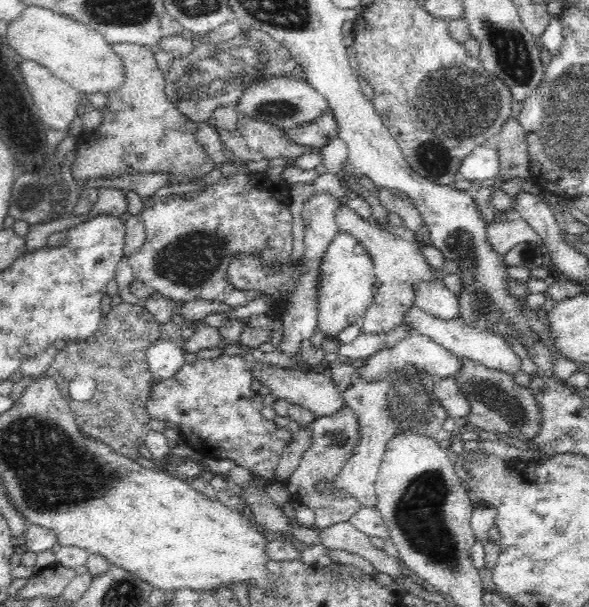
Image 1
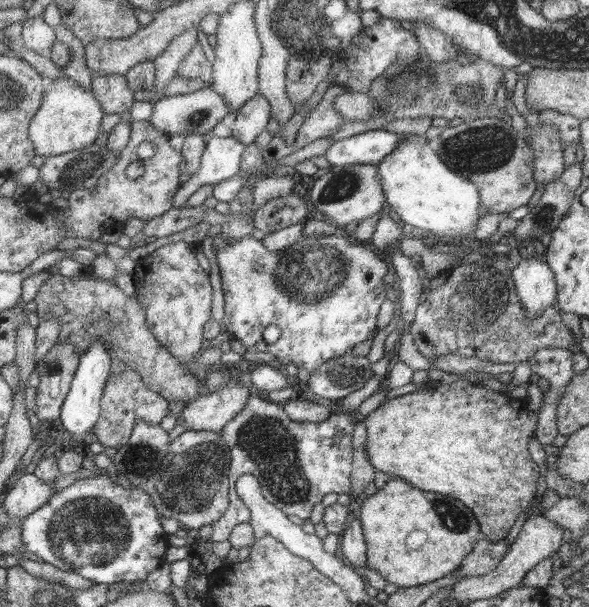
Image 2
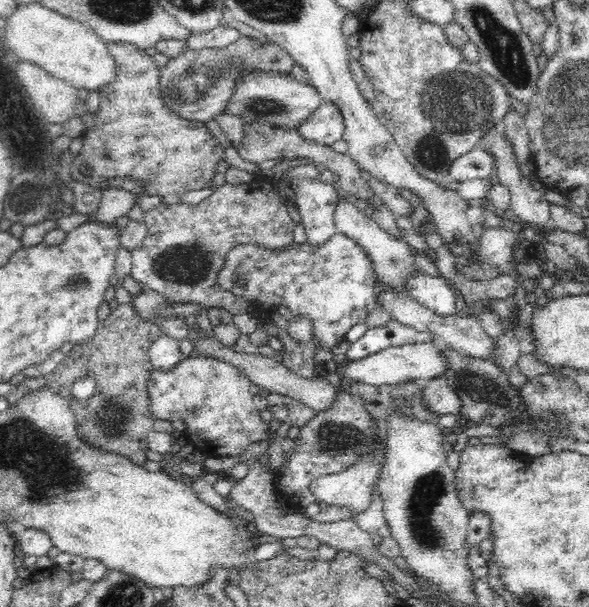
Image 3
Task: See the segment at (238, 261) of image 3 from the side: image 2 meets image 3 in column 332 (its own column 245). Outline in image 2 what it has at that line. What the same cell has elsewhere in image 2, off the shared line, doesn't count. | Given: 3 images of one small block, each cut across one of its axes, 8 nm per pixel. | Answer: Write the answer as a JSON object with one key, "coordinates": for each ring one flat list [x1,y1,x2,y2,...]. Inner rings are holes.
{"coordinates":[[340,231,330,236,302,236,284,250,268,250,265,243,252,235,233,241,217,235,212,237,224,289,222,326,248,351,270,352,282,364,293,362,310,372,331,358,350,353,355,344,379,330,378,318,382,318,382,306,386,306,386,299,393,299,392,285,386,285,386,275,394,270,394,266,390,266,387,254,368,242,355,240,350,233],[270,324,280,329,280,337,273,344,266,343,262,337,262,332]]}

